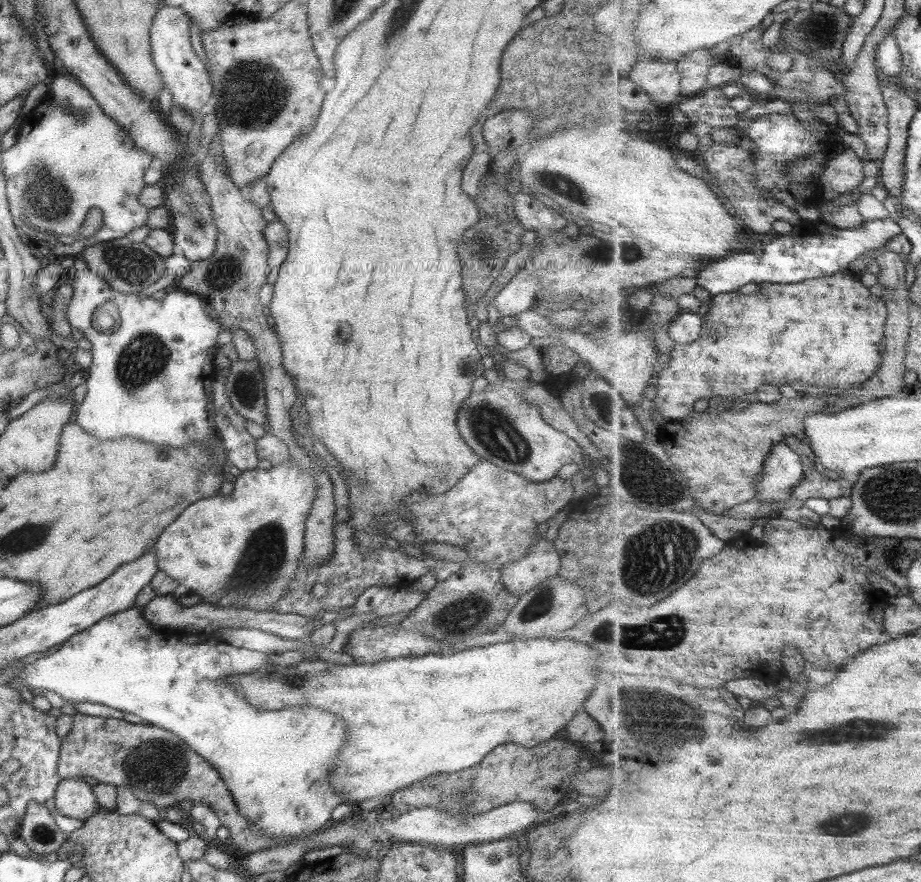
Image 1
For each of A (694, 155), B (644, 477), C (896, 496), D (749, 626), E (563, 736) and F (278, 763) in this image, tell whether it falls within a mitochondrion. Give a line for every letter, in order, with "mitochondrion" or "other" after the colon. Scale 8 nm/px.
A: other
B: mitochondrion
C: mitochondrion
D: other
E: other
F: other

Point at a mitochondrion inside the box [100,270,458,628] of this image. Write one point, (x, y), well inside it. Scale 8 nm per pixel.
(264, 558)

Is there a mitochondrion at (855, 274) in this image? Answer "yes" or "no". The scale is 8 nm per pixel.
no

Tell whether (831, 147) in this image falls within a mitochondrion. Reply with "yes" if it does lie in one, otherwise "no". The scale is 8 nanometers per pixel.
no

